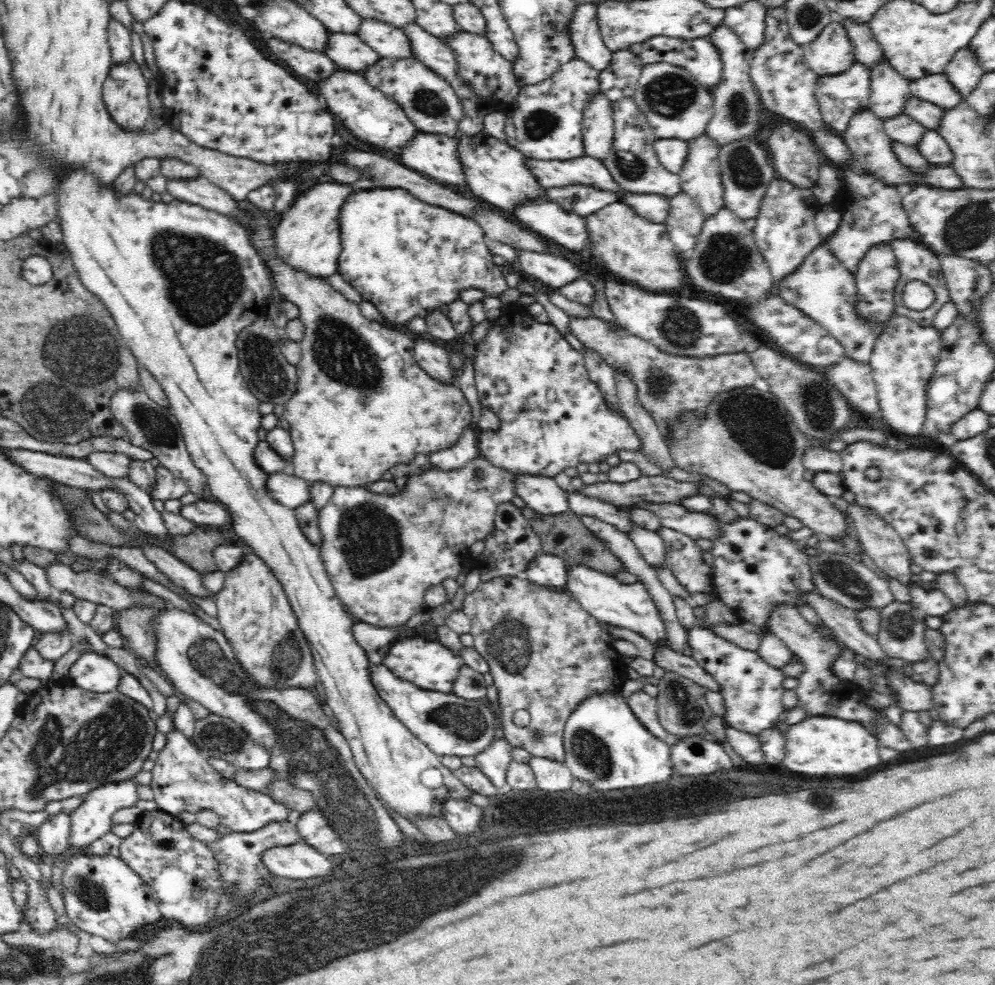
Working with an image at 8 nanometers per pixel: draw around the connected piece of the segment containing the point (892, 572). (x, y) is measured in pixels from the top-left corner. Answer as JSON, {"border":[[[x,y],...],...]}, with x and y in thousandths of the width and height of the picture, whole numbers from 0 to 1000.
{"border":[[[852,513],[848,518],[857,526],[862,546],[878,573],[892,585],[910,594],[914,592],[919,585],[917,563],[903,541],[893,532],[865,516]]]}

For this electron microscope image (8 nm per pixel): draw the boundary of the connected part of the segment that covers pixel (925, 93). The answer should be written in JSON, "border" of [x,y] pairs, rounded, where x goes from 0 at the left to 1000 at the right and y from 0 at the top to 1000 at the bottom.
{"border":[[[937,74],[916,82],[917,97],[933,102],[952,113],[970,104],[970,98],[961,90],[951,74]]]}

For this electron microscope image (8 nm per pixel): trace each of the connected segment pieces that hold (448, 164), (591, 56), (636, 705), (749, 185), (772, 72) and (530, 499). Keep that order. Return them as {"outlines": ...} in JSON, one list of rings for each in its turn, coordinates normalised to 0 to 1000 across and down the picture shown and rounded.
{"outlines":[[[[426,134],[401,157],[402,164],[447,189],[473,189],[460,157],[462,138],[450,140]]],[[[583,3],[574,18],[573,27],[580,59],[602,75],[609,72],[616,53],[607,43],[601,3]]],[[[642,702],[635,705],[632,712],[634,713],[635,726],[651,743],[671,756],[677,755],[682,750],[663,735],[660,725],[660,711],[657,708]]],[[[746,142],[724,150],[723,163],[729,194],[729,209],[746,224],[762,224],[771,203],[772,191],[776,183],[782,181],[780,172],[770,159],[770,154],[762,146]]],[[[788,8],[771,11],[769,31],[768,45],[758,52],[753,71],[753,78],[763,93],[766,106],[773,112],[814,132],[827,158],[840,169],[845,169],[851,161],[849,146],[844,137],[834,134],[825,125],[824,113],[819,101],[819,87],[823,83],[823,77],[810,67],[805,45],[795,40]]],[[[522,483],[522,504],[533,515],[546,523],[565,523],[574,519],[572,499],[567,498],[554,484]]]]}

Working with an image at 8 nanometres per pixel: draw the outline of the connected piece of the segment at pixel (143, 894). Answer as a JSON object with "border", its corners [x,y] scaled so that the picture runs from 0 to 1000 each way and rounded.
{"border":[[[67,868],[65,927],[76,942],[102,951],[114,960],[149,942],[166,940],[166,932],[150,899],[122,871]]]}

